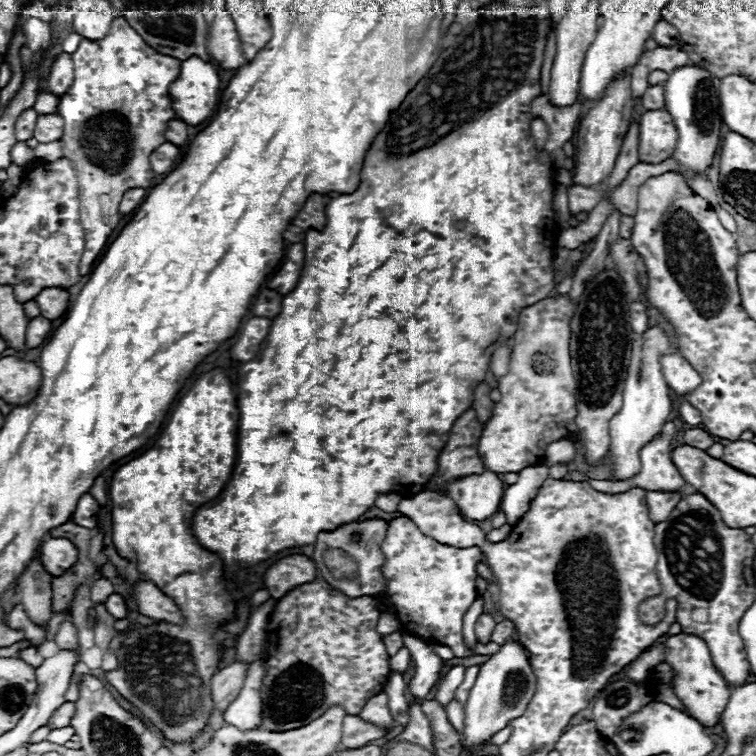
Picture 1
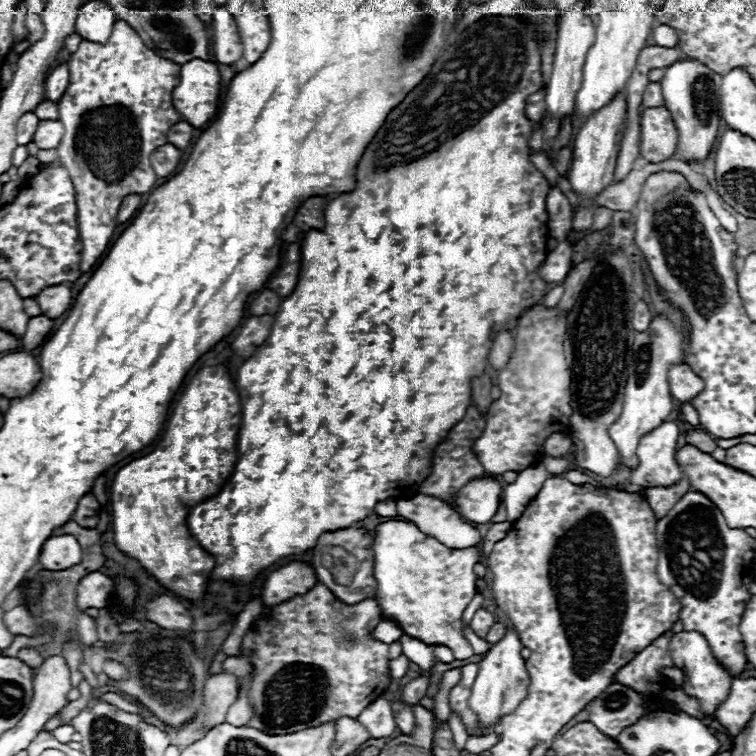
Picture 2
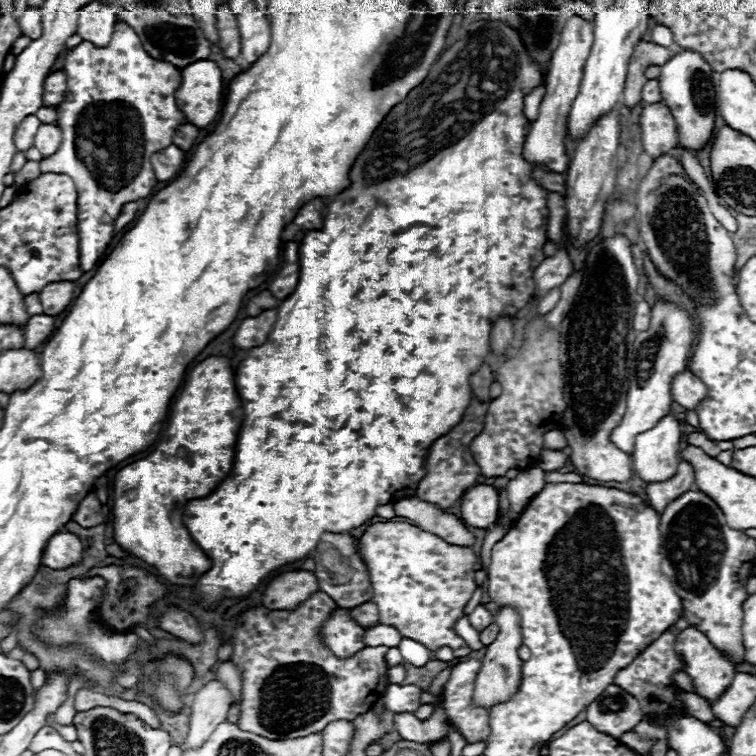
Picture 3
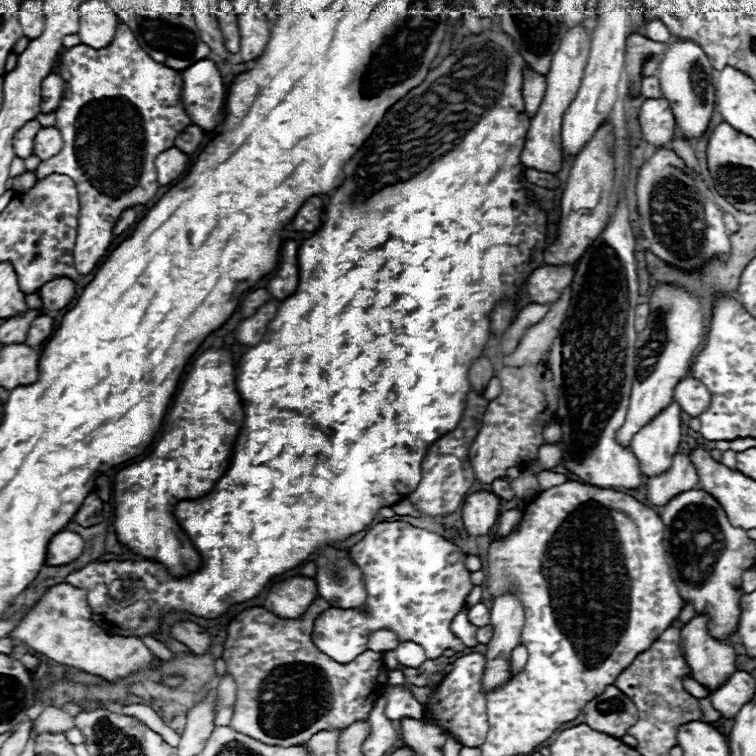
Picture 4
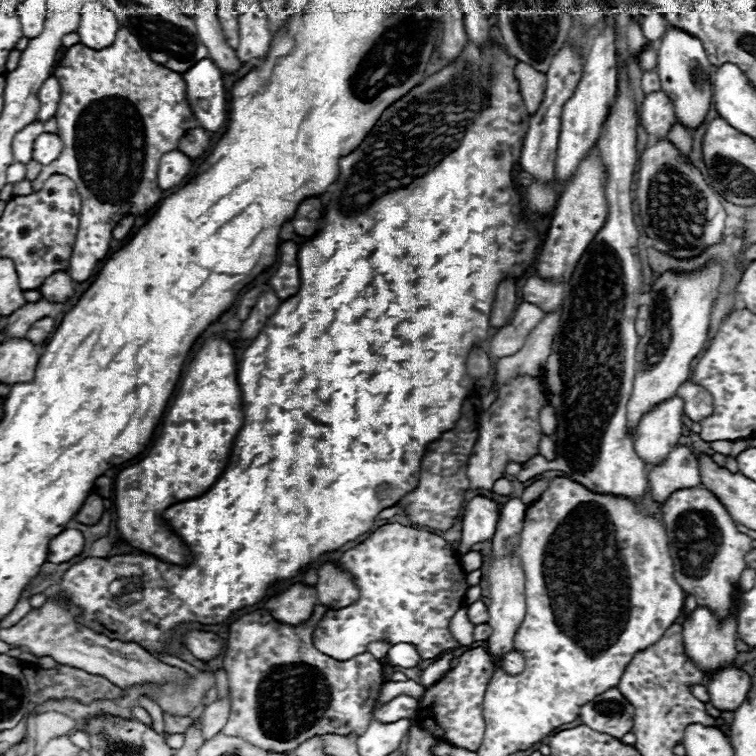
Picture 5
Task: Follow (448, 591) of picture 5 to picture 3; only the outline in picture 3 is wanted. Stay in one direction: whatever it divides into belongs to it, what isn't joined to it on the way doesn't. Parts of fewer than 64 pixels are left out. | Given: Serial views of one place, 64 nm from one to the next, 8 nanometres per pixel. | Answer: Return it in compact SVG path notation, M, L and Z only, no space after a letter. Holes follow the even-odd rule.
M378 522L360 538L358 554L370 574L370 602L378 608L378 624L394 626L402 638L416 640L430 652L448 646L456 658L470 654L468 644L454 632L454 622L476 590L472 566L478 558L472 548L448 544L408 522ZM336 610L332 612L332 616L322 624L320 636L322 642L326 644L326 648L338 656L338 658L348 658L354 656L356 652L360 652L366 644L362 642L366 628L362 628L360 624L356 624L350 616L348 610Z

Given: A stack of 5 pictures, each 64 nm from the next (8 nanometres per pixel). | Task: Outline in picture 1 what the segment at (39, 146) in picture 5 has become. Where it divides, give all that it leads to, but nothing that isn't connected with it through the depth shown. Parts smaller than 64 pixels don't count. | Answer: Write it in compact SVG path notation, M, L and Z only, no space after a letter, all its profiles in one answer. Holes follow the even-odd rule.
M54 114L54 116L38 116L38 124L34 128L34 138L40 144L48 144L48 142L60 140L62 132L64 132L62 116L58 116L58 114Z

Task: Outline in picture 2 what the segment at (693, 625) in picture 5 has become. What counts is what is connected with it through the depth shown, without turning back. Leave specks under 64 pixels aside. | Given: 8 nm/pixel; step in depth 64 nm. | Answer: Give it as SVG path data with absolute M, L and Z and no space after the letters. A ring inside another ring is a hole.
M680 632L674 634L670 638L670 654L674 656L674 664L676 668L680 668L684 672L684 692L688 696L696 696L702 702L702 710L712 716L714 708L718 708L718 704L722 700L726 700L728 692L730 692L730 684L732 684L732 674L714 658L706 638L700 632Z

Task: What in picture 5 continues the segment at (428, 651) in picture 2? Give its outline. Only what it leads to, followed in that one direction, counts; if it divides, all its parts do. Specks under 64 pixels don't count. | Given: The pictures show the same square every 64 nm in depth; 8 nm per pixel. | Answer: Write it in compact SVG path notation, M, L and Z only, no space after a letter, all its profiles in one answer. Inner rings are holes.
M394 644L388 652L388 660L394 666L410 668L410 666L416 666L420 662L420 656L412 644Z

